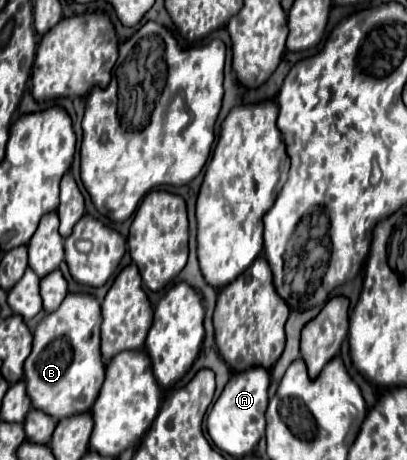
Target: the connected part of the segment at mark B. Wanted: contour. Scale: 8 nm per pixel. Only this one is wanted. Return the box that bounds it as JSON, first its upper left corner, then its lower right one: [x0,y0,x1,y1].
[25,294,105,420]

